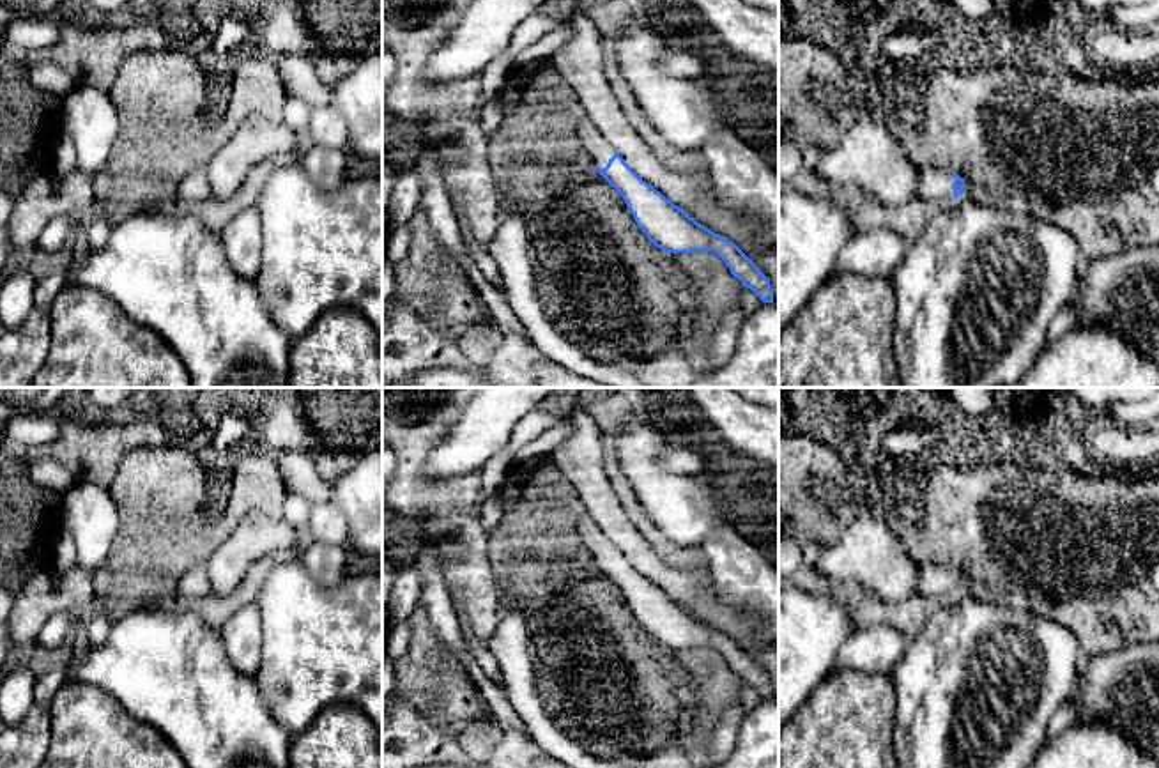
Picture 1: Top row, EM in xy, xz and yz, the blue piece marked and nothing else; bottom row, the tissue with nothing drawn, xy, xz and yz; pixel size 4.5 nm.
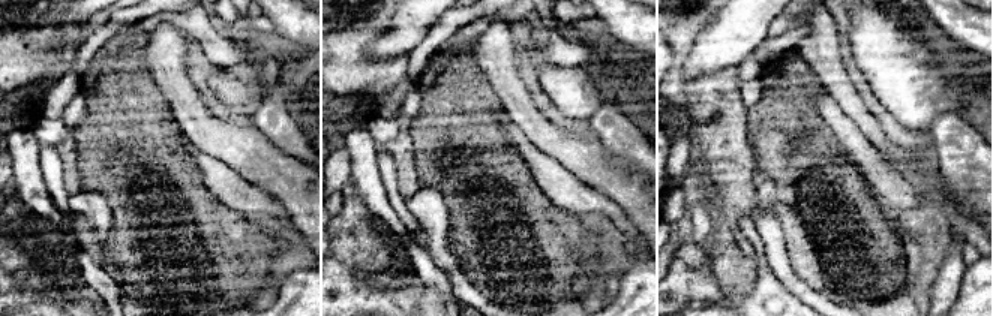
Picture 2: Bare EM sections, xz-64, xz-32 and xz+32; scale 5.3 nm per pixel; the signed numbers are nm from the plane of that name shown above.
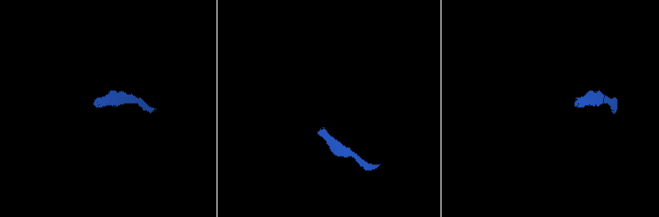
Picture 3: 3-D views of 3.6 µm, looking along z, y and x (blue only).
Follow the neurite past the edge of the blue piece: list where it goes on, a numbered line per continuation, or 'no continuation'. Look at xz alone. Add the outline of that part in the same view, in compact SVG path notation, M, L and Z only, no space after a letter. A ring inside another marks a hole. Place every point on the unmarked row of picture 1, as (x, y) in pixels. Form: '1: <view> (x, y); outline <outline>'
1: xz (590, 535); outline M584 517L577 524L579 541L587 549L589 557L595 563L605 564L609 556L614 552L614 545L603 536L600 527L591 517Z

